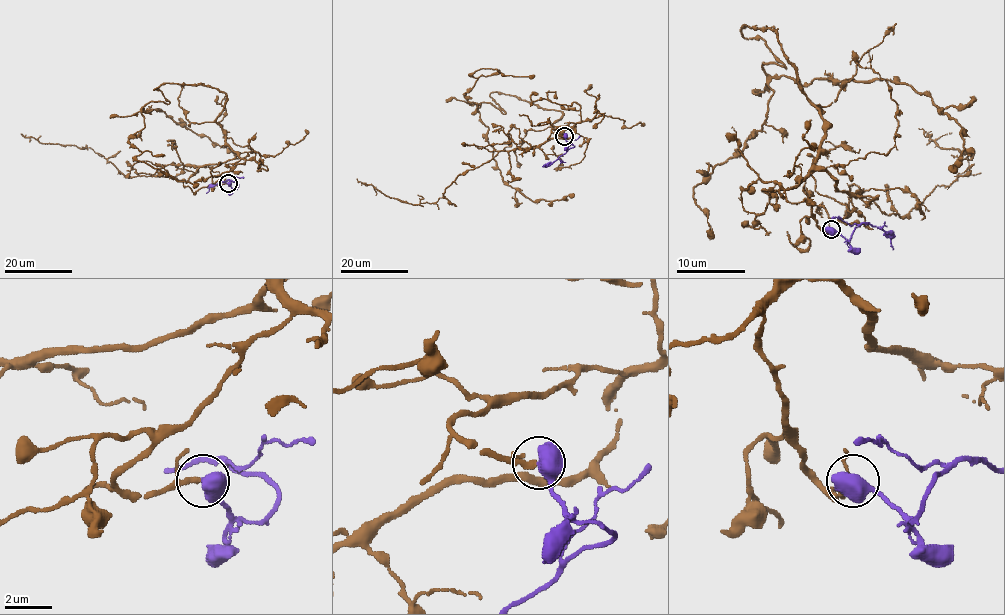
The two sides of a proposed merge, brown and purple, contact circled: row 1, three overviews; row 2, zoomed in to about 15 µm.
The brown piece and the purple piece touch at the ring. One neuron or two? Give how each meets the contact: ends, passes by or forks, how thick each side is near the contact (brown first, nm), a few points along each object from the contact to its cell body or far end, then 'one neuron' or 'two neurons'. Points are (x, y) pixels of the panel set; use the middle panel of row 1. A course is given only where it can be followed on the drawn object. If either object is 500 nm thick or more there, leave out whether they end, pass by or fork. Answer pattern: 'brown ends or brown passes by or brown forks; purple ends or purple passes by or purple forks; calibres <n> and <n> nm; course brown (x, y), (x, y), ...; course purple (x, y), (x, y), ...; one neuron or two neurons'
calibres 200 and 500 nm; course brown (563, 136), (561, 112), (496, 92), (504, 113), (478, 107), (503, 180), (574, 195); course purple (563, 136), (574, 146), (542, 166); one neuron

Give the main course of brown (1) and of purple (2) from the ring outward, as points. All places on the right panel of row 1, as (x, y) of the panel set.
1: (831, 230), (804, 190), (825, 122), (744, 24), (772, 77), (925, 93), (963, 129), (951, 171)
2: (831, 230), (848, 241), (862, 223), (869, 223), (886, 233), (893, 250)

